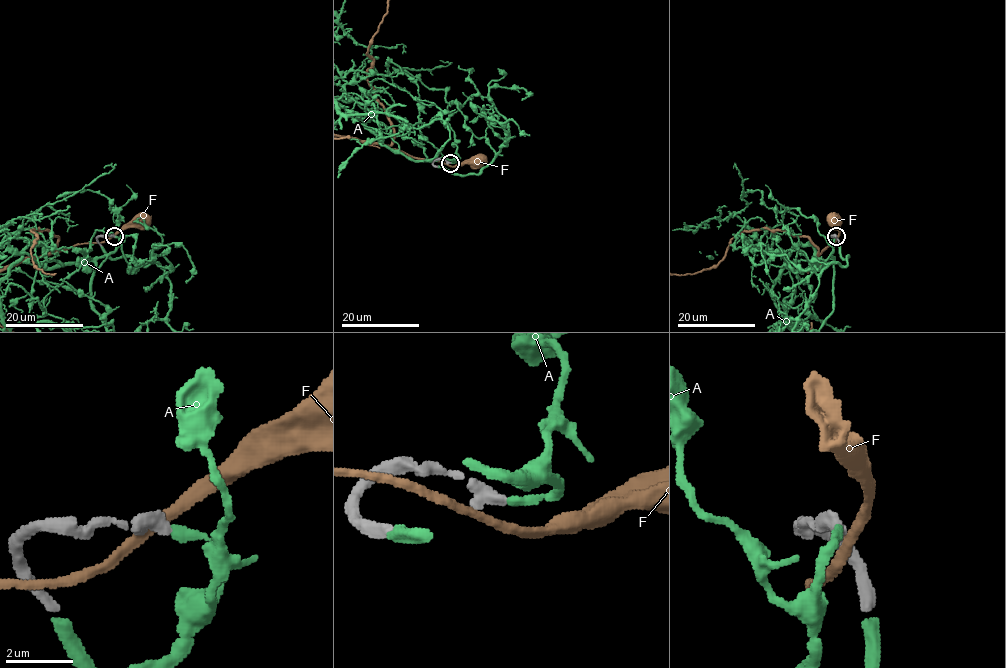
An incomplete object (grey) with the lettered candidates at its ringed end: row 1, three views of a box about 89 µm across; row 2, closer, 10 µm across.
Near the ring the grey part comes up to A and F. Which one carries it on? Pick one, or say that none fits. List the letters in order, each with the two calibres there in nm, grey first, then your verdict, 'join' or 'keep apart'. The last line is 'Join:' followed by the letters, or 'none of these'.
A: 440/300 nm | join
F: 480/280 nm | keep apart
Join: A

